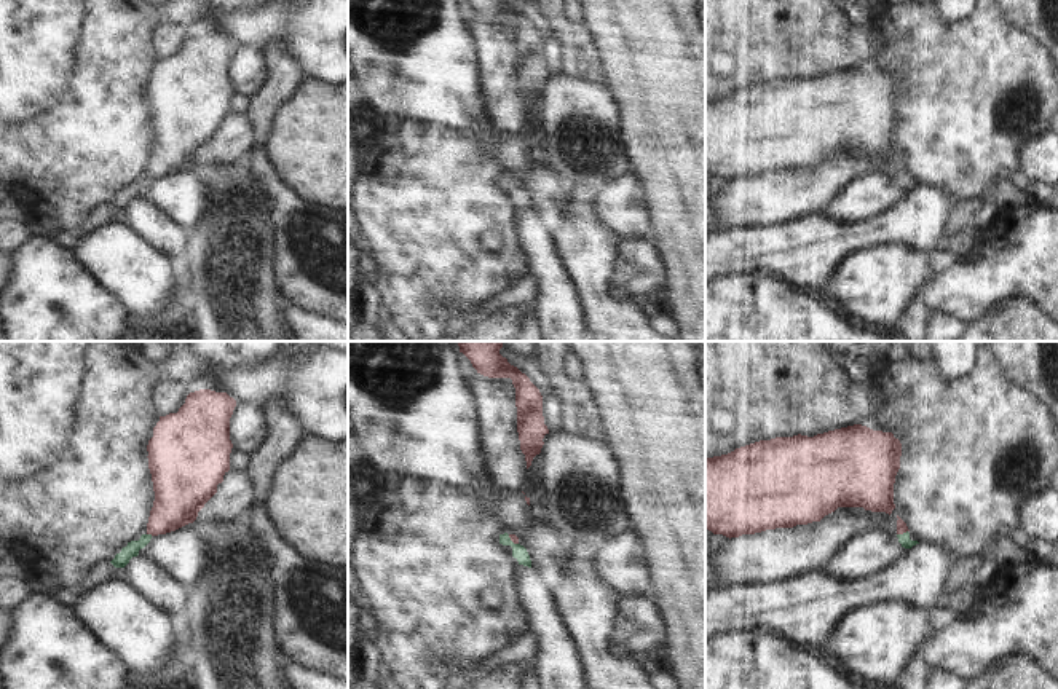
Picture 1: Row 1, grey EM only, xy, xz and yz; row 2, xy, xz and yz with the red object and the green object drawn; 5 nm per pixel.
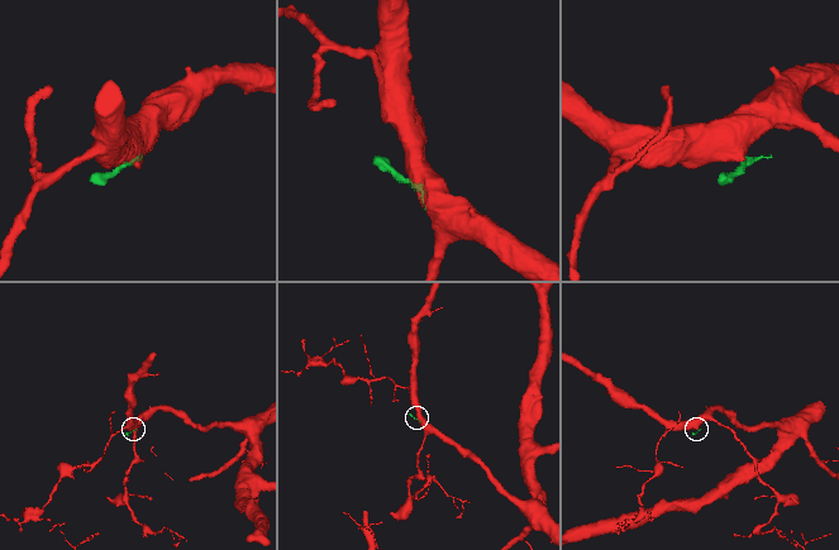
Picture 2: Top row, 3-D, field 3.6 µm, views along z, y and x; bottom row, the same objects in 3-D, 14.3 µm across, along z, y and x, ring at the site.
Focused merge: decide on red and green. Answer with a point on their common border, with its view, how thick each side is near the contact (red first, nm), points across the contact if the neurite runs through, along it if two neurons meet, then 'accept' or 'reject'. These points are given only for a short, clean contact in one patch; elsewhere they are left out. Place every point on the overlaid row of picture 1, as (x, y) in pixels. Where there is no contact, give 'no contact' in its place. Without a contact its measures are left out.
contact xy (150, 533); calibres 260 and 70 nm; way xy (179, 493), (177, 503), (150, 533), (133, 547); accept

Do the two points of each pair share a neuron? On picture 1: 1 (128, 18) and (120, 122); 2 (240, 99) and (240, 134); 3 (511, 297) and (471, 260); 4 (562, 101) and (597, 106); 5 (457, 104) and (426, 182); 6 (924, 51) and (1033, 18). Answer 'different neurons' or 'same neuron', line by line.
1: same neuron
2: different neurons
3: different neurons
4: same neuron
5: different neurons
6: different neurons

